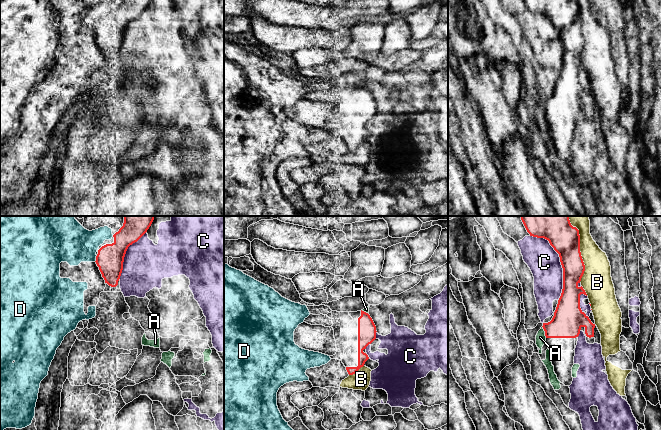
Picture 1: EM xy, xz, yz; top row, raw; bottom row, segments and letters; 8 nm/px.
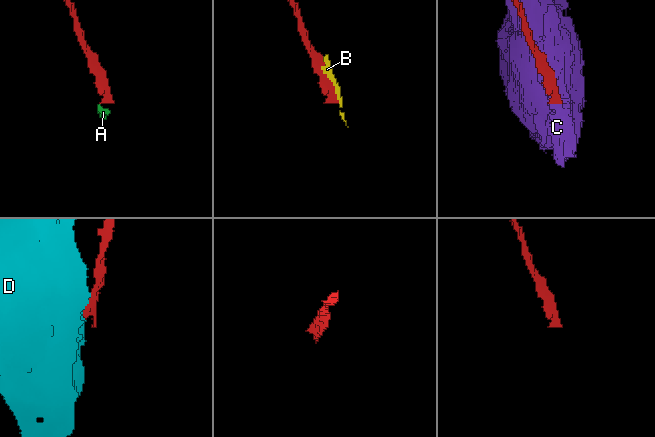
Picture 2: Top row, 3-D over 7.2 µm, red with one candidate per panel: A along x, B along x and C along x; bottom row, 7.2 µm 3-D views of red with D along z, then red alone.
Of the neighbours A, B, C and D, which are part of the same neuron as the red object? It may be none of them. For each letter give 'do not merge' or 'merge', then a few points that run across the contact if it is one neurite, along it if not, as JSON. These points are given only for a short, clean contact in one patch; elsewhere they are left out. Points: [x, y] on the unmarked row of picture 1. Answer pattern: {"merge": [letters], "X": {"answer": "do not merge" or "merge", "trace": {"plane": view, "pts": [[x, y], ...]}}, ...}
{"merge": [], "A": {"answer": "do not merge", "trace": {"plane": "yz", "pts": [[542, 102], [546, 113]]}}, "B": {"answer": "do not merge"}, "C": {"answer": "do not merge"}, "D": {"answer": "do not merge"}}

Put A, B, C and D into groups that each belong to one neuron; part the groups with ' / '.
A C / B / D

